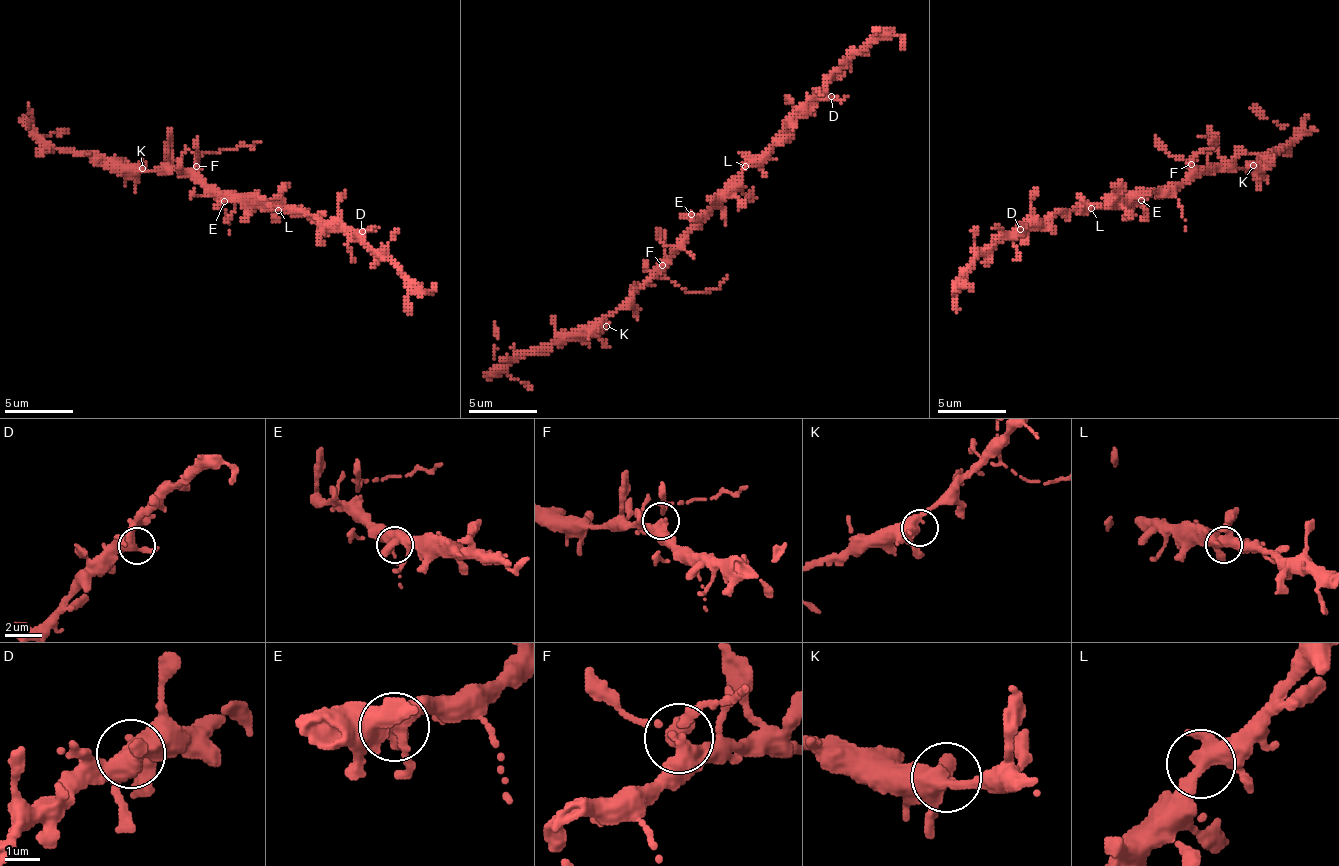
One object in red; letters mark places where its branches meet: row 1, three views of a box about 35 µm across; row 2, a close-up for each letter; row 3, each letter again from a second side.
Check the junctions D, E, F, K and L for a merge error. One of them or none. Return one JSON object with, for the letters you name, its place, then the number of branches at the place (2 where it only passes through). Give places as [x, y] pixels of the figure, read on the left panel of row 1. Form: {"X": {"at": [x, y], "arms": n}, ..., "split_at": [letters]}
{"F": {"at": [196, 166], "arms": 4}, "split_at": ["F"]}

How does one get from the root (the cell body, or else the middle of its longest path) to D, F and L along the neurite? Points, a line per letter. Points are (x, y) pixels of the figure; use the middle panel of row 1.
D: (695, 225), (797, 117), (803, 117), (820, 100), (831, 96)
F: (695, 225), (677, 249), (661, 264)
L: (695, 225), (745, 166)

